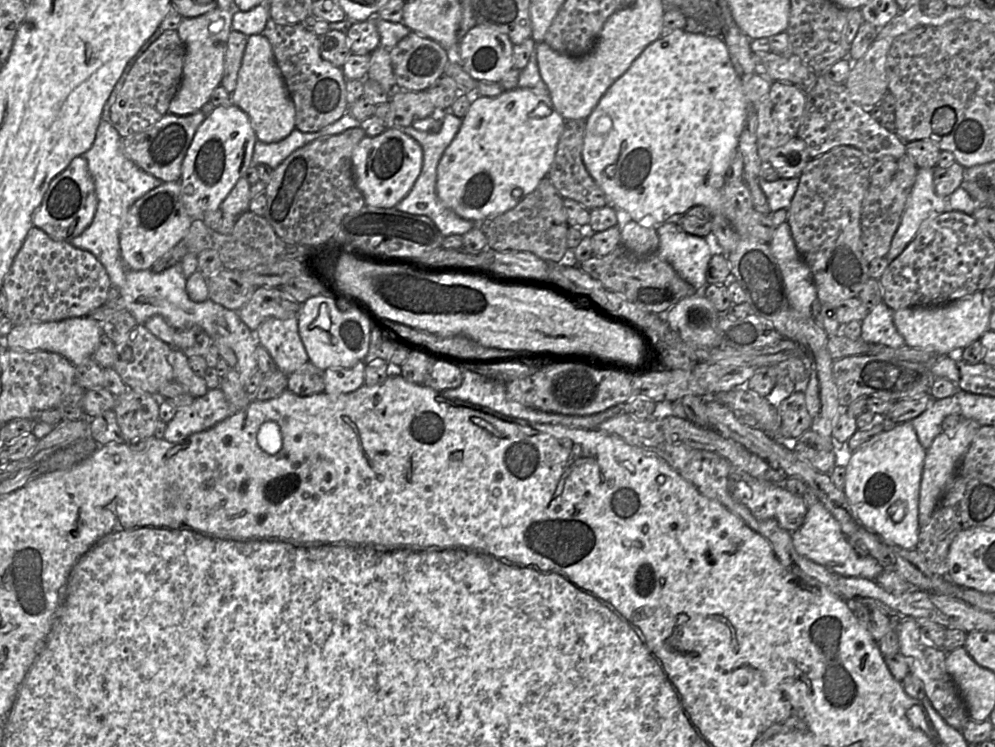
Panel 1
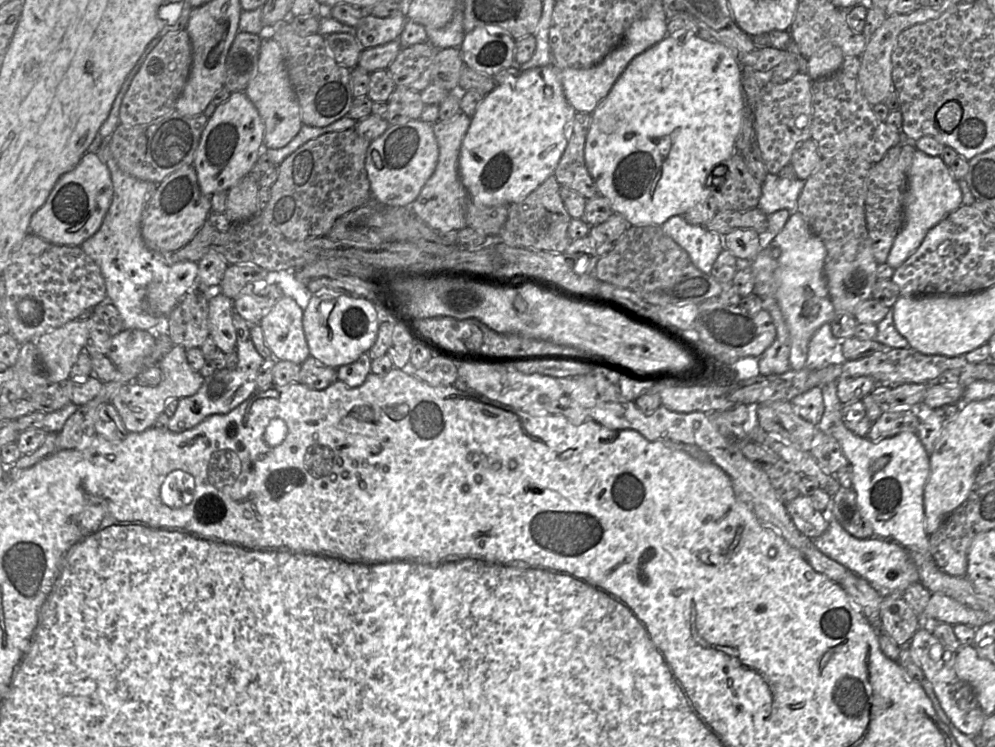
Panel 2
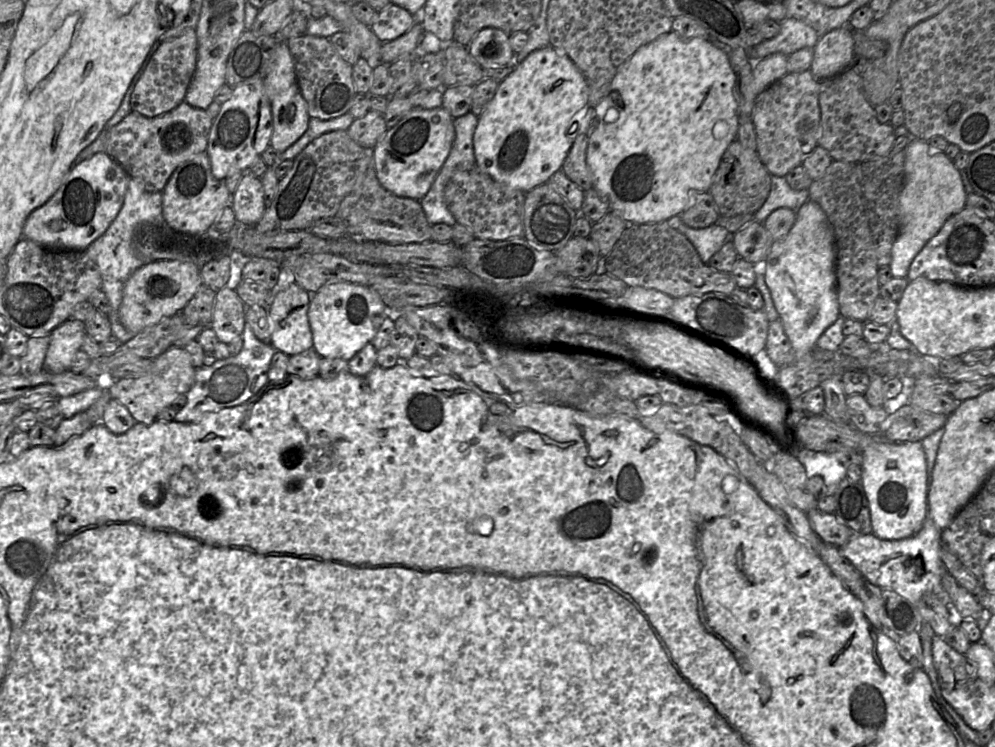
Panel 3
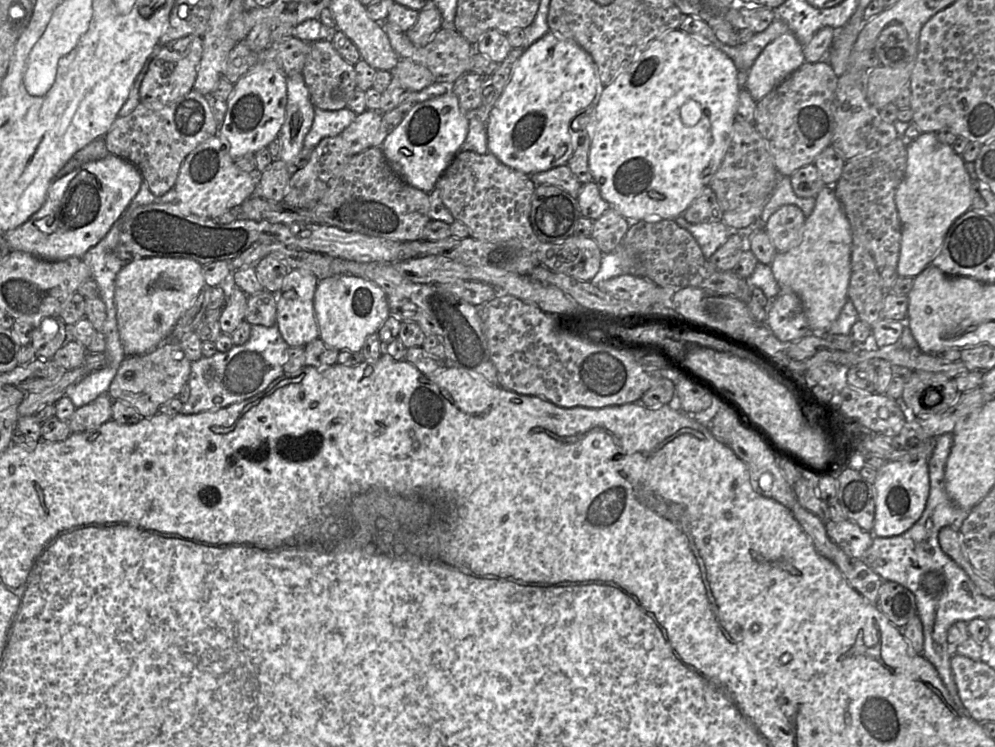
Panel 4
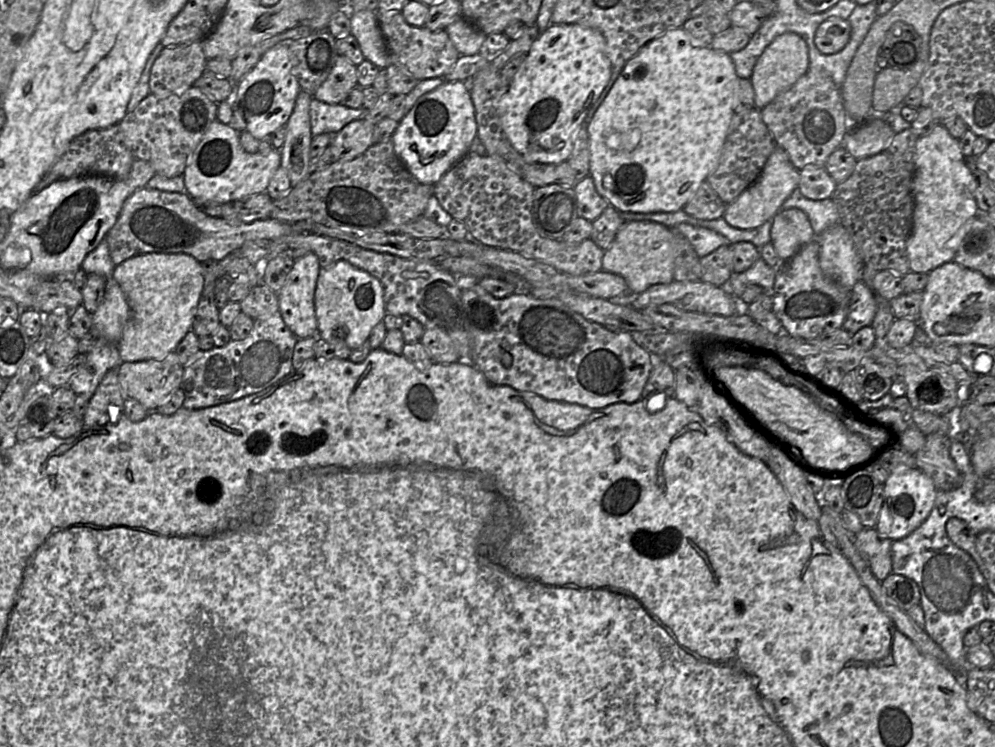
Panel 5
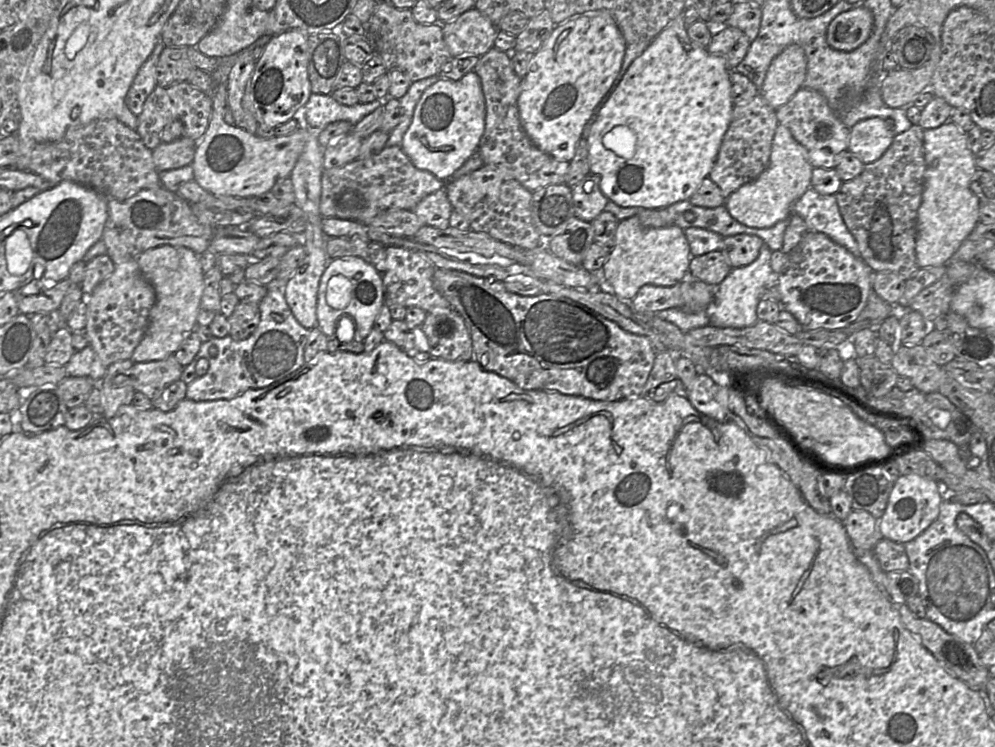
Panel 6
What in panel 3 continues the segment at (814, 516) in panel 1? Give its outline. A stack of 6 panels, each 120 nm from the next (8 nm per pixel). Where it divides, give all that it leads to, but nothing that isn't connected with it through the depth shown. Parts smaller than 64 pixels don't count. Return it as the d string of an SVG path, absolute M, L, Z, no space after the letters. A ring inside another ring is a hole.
M927 502L927 517L921 527L921 529L913 536L901 540L882 540L876 537L873 534L868 534L868 535L860 535L860 534L853 534L852 537L848 540L848 542L844 546L838 547L840 550L841 555L846 558L852 565L853 567L863 576L863 578L868 581L869 583L881 588L881 589L888 589L892 590L899 595L907 598L909 601L911 601L915 606L917 606L917 602L921 599L921 597L925 594L934 594L935 596L938 597L938 599L947 607L949 610L950 614L954 617L958 617L955 611L949 608L949 604L951 603L951 600L948 596L947 593L944 592L943 587L942 587L942 577L944 574L947 572L946 568L943 565L943 562L940 558L940 549L941 549L941 540L940 540L940 534L942 530L939 530L933 520L930 518L928 515L928 502Z

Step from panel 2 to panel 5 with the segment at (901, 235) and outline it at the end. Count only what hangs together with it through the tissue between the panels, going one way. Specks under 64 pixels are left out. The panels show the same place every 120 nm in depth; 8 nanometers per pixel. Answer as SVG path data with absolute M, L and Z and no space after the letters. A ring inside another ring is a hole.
M938 124L931 133L918 138L916 142L912 180L913 229L907 241L910 272L929 273L942 264L953 261L963 240L963 224L979 215L975 200L975 181L964 159L959 139L954 138L942 124Z

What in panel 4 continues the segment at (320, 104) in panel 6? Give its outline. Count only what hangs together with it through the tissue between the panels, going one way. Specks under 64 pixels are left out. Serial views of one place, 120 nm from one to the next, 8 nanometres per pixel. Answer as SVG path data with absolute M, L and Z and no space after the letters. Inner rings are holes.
M348 108L330 111L314 109L314 119L311 129L305 136L303 148L290 168L290 177L309 160L308 148L315 148L326 137L340 135L356 118L357 114Z

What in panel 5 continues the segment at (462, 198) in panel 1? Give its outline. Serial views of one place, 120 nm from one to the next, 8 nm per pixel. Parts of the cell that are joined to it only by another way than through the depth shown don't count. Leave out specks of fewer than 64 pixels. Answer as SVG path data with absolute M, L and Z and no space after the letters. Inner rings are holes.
M550 24L532 44L498 104L505 136L528 162L559 164L566 161L574 147L575 133L607 86L611 74L612 65L605 53L605 40L598 31L578 24Z

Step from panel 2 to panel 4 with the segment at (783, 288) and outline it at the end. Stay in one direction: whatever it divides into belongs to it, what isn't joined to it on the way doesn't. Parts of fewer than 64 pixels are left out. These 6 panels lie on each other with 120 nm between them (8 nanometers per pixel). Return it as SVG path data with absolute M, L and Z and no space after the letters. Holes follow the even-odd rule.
M825 186L816 196L812 213L806 217L801 230L800 242L785 253L777 252L770 264L780 288L789 288L800 298L812 333L825 334L838 318L848 300L848 286L851 277L851 249L852 232L850 223L835 195L833 186Z

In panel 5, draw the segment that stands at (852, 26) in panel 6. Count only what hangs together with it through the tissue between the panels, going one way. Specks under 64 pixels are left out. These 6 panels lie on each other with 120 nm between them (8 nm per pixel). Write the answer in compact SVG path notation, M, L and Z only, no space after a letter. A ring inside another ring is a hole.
M832 17L822 22L815 34L815 44L823 54L841 51L849 42L851 25L847 19Z

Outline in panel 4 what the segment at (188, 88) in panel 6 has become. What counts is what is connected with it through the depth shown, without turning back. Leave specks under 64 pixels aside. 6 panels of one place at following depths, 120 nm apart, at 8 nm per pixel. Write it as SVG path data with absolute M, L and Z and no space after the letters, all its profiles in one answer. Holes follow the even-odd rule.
M192 89L163 108L148 108L140 103L129 115L117 117L104 135L110 154L123 158L135 165L155 196L161 196L174 187L182 162L200 143L218 135L219 126L209 102L210 95L203 95Z

